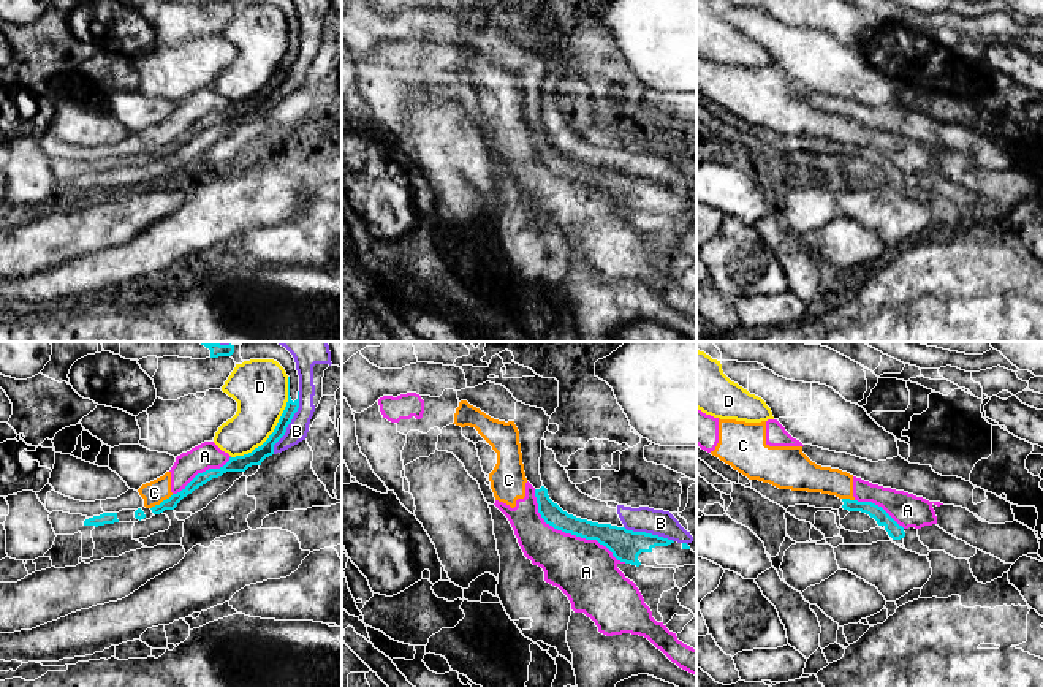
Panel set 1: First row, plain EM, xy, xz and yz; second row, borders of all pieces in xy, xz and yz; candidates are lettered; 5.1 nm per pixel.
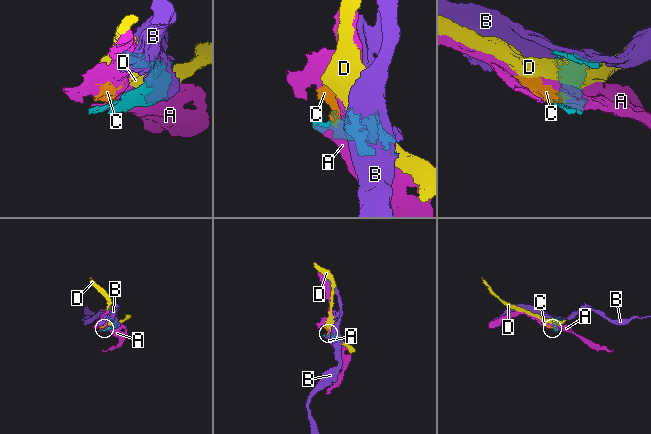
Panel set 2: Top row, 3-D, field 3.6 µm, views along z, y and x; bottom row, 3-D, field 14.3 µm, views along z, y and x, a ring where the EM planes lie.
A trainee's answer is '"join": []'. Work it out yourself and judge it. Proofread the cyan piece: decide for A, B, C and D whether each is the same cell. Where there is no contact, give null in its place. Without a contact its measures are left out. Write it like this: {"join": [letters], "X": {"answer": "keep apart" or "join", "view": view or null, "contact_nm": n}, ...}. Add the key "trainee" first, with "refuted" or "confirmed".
{"trainee": "confirmed", "join": [], "A": {"answer": "keep apart", "view": "xz", "contact_nm": 600}, "B": {"answer": "keep apart", "view": "xy", "contact_nm": 340}, "C": {"answer": "keep apart", "view": "xy", "contact_nm": 140}, "D": {"answer": "keep apart", "view": "xy", "contact_nm": 500}}

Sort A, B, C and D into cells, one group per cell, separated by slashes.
A C / B / D

